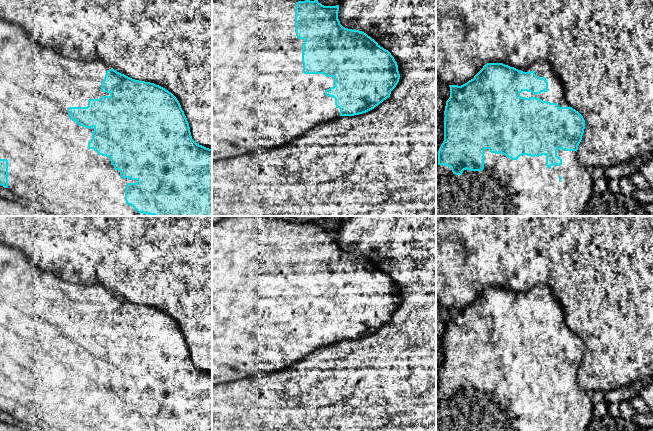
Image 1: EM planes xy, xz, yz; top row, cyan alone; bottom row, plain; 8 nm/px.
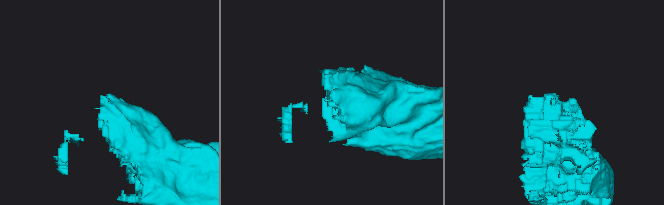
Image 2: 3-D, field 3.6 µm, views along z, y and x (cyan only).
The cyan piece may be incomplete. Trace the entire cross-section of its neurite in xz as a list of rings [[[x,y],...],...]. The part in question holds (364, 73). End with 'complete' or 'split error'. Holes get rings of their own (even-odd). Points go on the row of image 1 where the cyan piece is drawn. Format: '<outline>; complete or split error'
[[[212,0],[212,161],[245,155],[260,148],[284,145],[318,124],[327,123],[340,116],[354,116],[366,113],[390,97],[391,91],[396,87],[400,79],[398,65],[394,57],[366,33],[343,27],[338,19],[338,11],[338,0],[305,0],[298,2],[290,2],[289,0]]]; split error

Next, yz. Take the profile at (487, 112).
[[[537,60],[527,68],[514,68],[503,63],[487,63],[467,83],[458,85],[441,85],[441,96],[446,100],[444,111],[444,141],[438,150],[438,170],[452,171],[462,175],[464,170],[481,171],[485,167],[494,169],[494,174],[501,179],[504,175],[512,175],[522,183],[514,190],[514,202],[510,205],[510,216],[582,216],[582,213],[592,197],[592,170],[583,166],[577,158],[578,146],[585,129],[583,116],[569,106],[560,77],[554,72],[547,61]]]; split error

